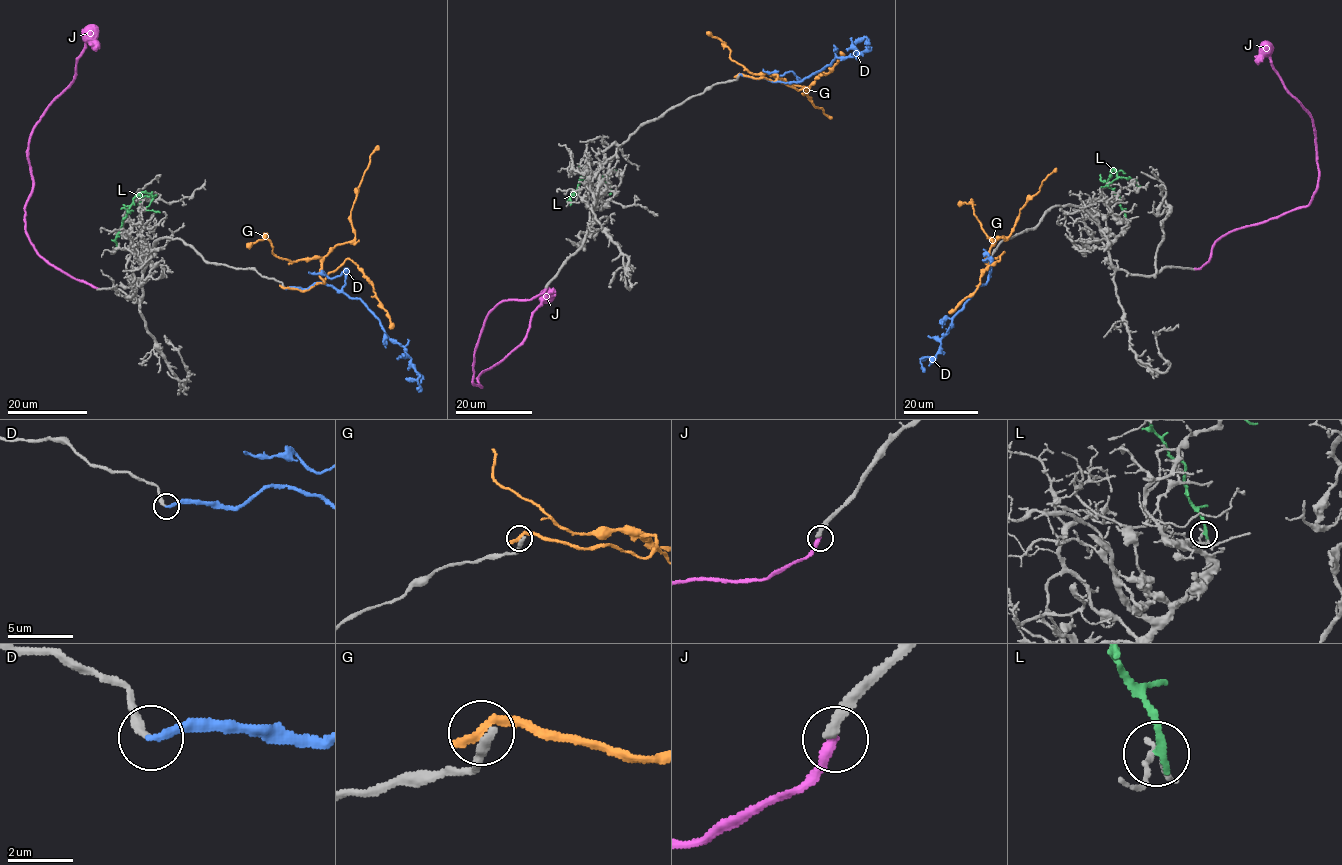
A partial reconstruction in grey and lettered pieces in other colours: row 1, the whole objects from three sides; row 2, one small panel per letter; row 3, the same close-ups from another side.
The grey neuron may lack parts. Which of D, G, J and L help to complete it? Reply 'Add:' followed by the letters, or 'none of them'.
Add: D

